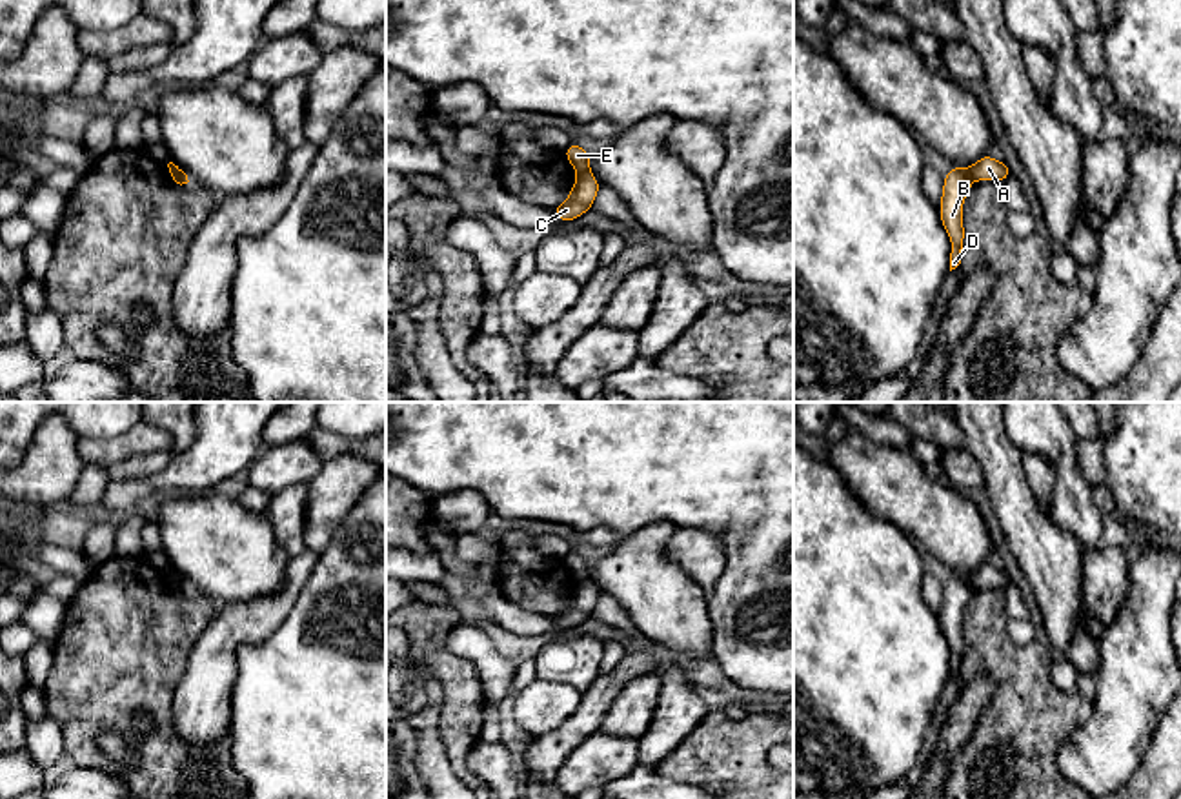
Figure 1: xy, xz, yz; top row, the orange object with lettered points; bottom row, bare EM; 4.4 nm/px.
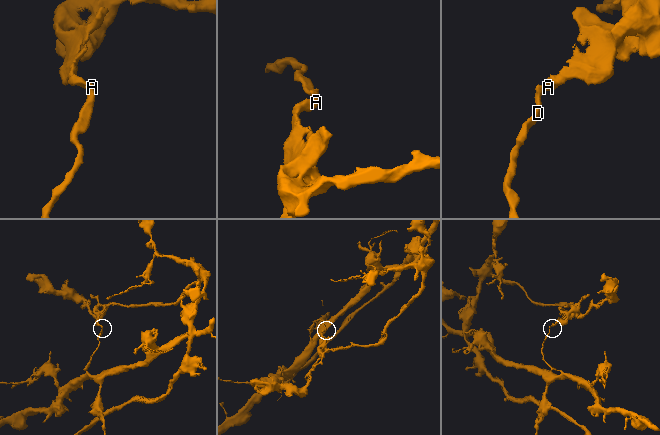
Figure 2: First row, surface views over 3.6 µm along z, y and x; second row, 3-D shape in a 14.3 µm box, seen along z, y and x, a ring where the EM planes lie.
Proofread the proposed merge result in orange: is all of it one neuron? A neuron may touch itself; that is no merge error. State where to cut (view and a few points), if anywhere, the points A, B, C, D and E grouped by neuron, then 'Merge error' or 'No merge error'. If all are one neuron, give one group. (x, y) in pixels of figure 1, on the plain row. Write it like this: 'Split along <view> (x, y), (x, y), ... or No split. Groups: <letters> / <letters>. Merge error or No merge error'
Split along xz (588, 577), (579, 581). Groups: A C / B D E. Merge error

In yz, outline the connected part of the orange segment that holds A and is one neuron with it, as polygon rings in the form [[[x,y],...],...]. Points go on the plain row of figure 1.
[[[990,562],[981,564],[970,579],[972,588],[1006,588],[1012,584],[1006,570],[995,568]]]

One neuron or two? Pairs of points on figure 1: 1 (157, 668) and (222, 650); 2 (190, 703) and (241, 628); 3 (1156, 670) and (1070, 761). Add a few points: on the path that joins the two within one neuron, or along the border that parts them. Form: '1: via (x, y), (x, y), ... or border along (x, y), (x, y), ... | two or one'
1: border along (210, 625), (191, 647), (171, 701) | two
2: via (206, 685), (211, 659), (222, 647) | one
3: via (1134, 692), (1129, 703), (1092, 739) | one

